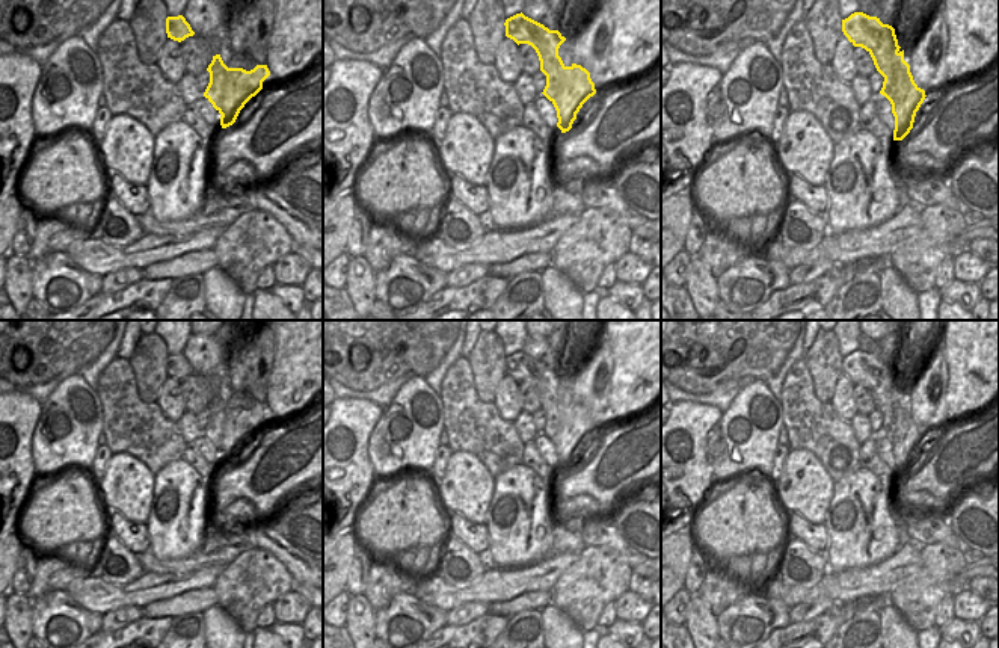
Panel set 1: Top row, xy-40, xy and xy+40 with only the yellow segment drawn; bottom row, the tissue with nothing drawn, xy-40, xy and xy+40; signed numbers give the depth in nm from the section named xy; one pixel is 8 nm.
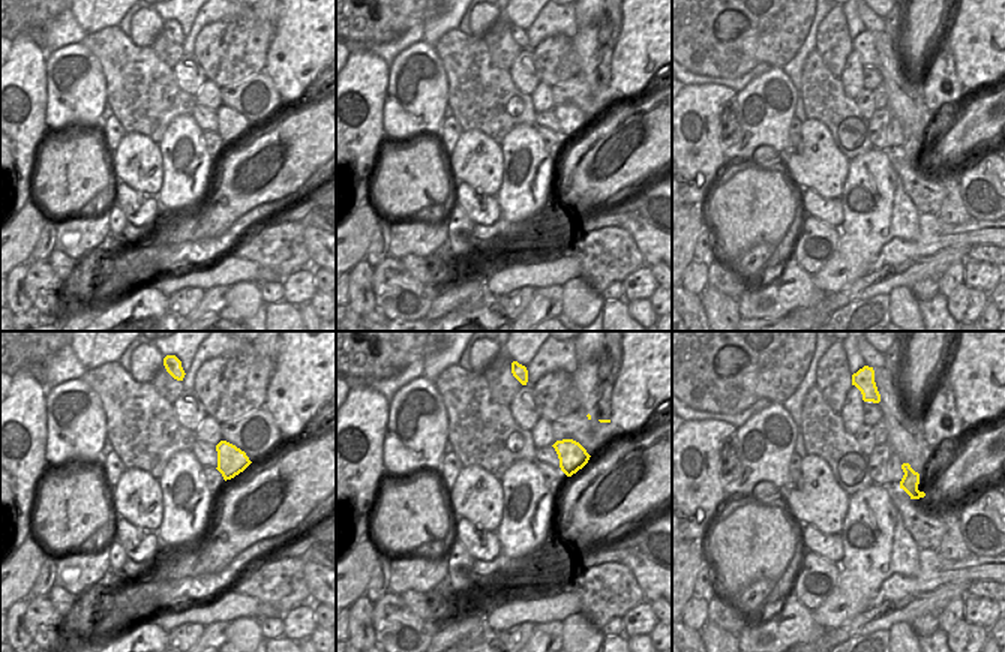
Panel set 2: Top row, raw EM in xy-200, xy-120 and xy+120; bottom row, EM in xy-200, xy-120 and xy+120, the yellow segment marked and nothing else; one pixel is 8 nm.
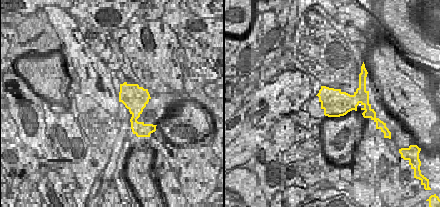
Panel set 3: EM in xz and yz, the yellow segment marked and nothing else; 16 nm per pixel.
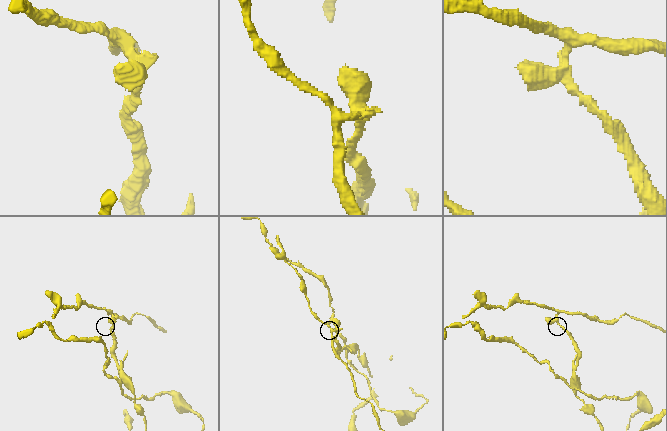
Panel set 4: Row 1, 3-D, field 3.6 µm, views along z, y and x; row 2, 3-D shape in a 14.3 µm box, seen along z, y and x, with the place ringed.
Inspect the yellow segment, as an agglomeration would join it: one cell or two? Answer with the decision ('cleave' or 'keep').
cleave

